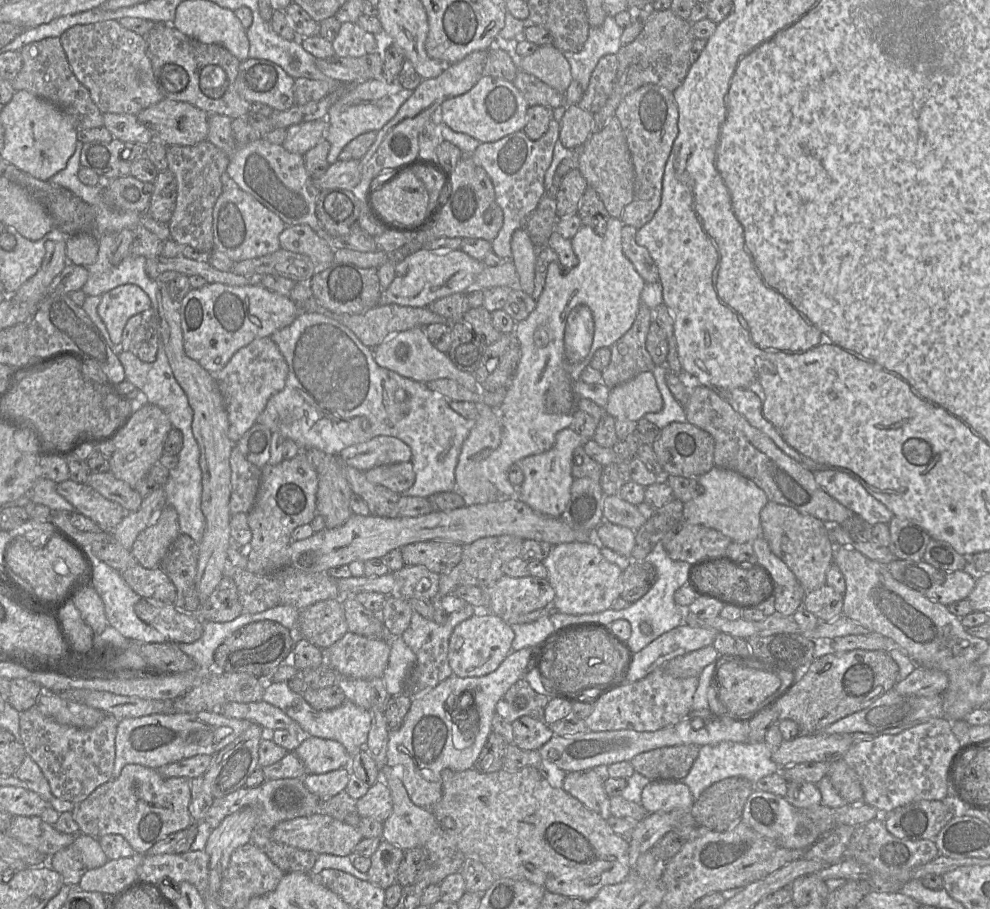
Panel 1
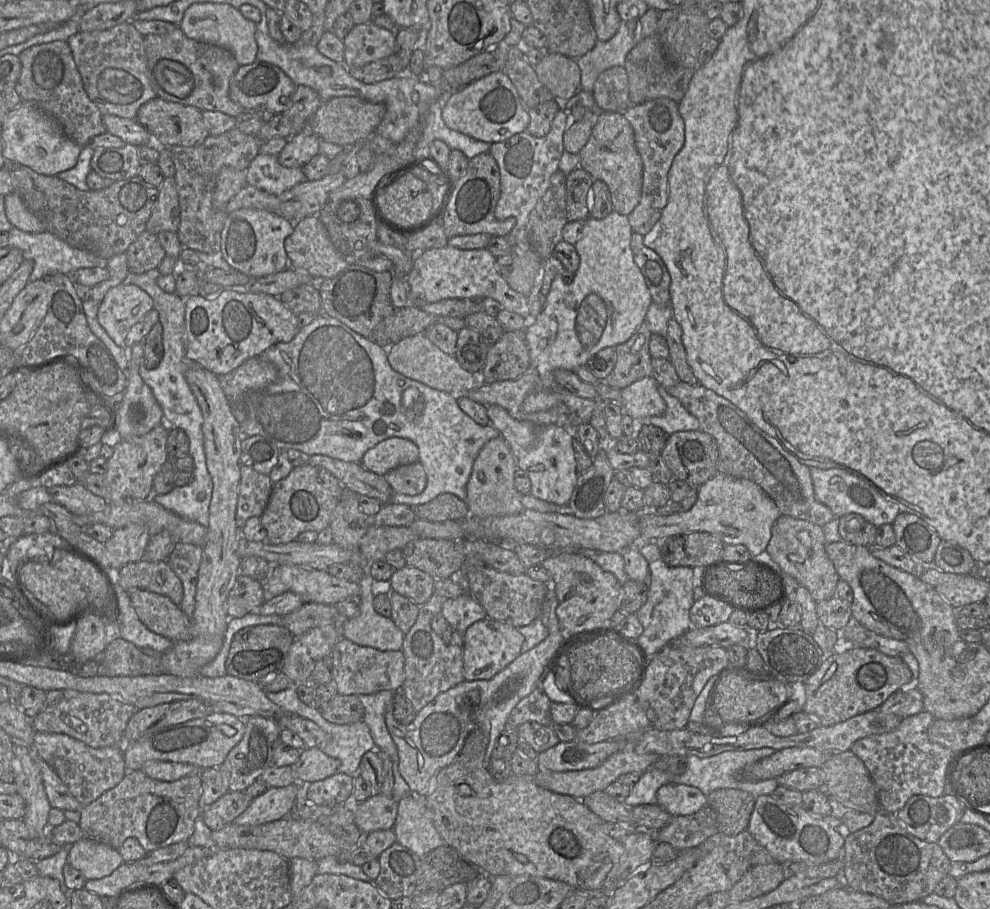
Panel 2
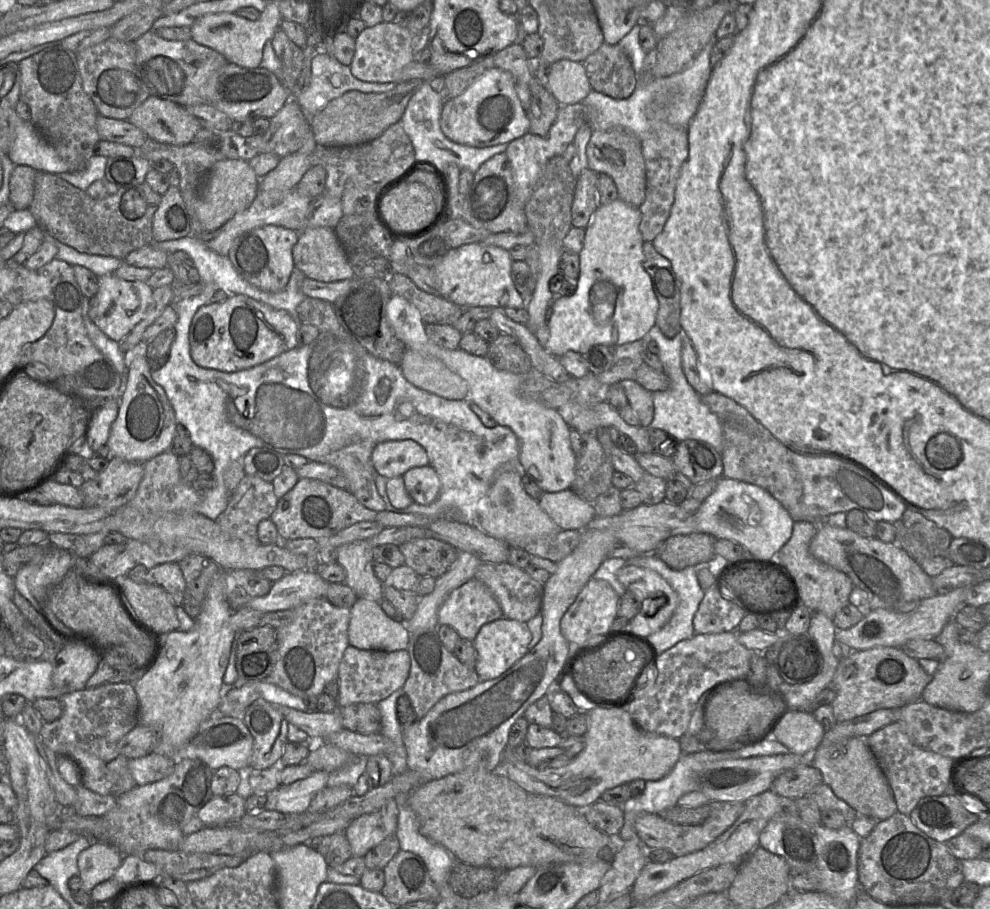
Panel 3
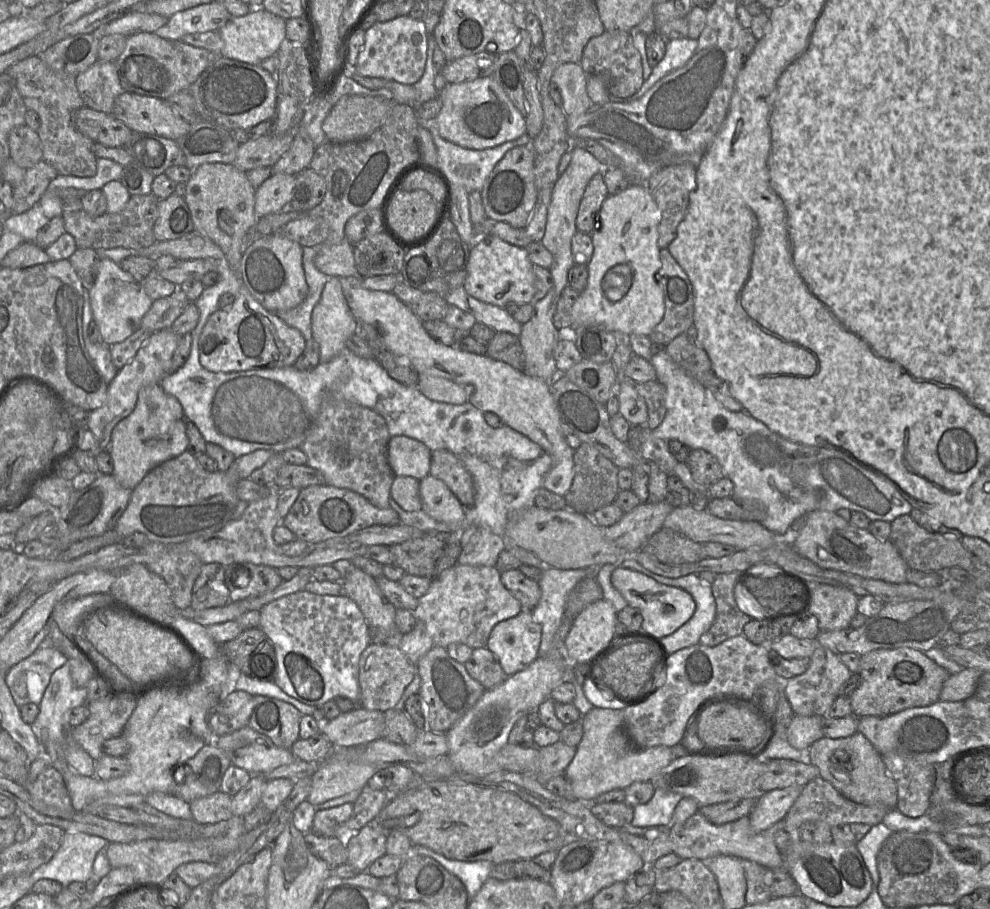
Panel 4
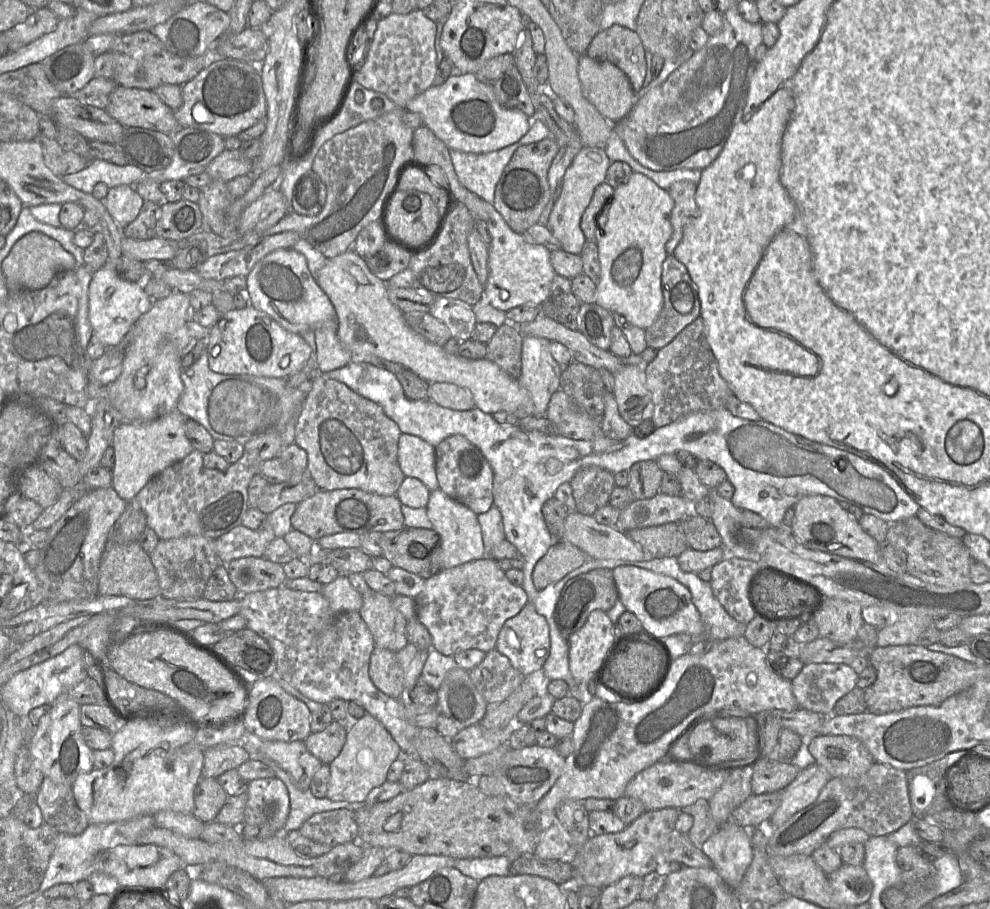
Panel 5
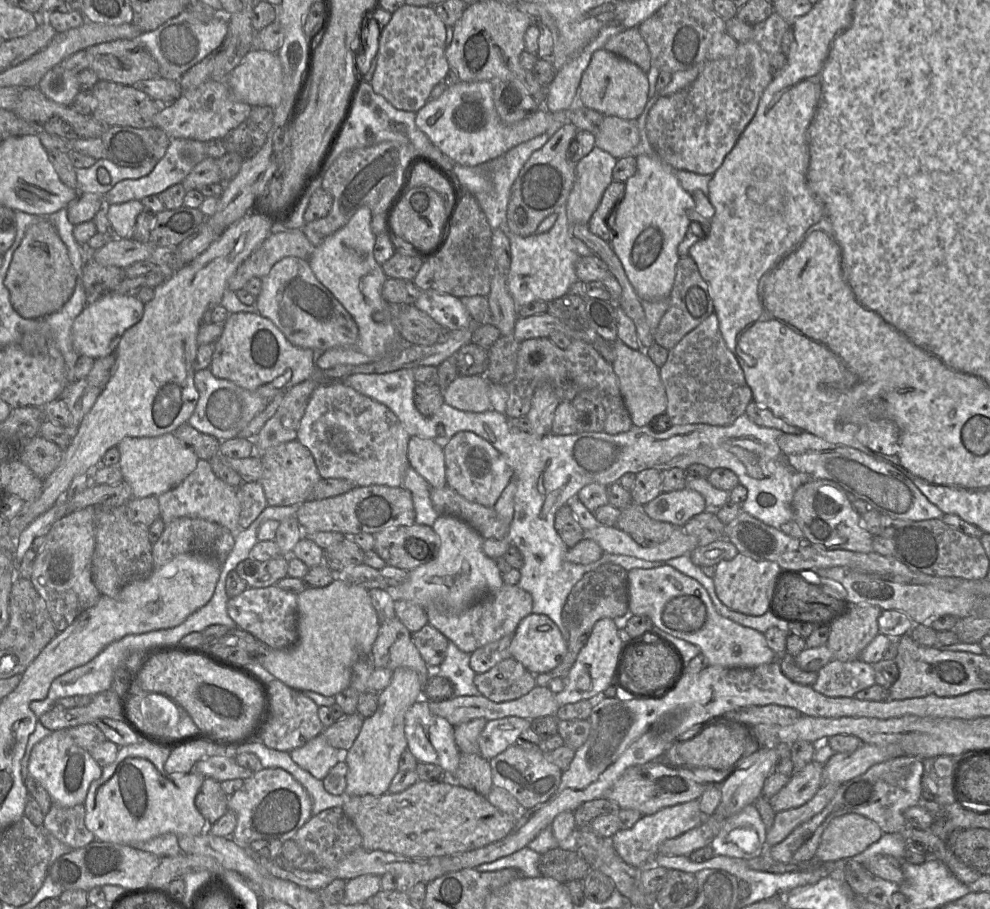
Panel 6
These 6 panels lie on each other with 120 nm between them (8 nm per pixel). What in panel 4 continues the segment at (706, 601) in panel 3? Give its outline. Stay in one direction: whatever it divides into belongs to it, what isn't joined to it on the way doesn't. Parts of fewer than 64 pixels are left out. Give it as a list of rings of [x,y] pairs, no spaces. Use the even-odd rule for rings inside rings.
[[[743,572],[716,574],[711,583],[716,602],[716,617],[710,629],[701,636],[700,643],[713,647],[727,639],[743,635],[744,626],[752,618],[744,613],[735,599],[735,587]]]

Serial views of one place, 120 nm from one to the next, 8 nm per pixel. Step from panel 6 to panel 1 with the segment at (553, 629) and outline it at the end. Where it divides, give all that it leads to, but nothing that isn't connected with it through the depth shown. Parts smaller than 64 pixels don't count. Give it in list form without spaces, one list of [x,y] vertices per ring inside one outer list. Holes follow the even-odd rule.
[[[478,610],[472,617],[459,623],[449,638],[448,662],[453,675],[461,678],[479,677],[495,671],[511,652],[514,636],[507,622],[487,610]]]

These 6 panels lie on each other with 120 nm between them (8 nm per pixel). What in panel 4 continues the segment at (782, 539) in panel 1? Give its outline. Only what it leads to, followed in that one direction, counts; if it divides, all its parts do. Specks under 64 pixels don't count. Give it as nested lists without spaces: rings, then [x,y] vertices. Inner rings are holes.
[[[807,582],[810,605],[807,611],[818,620],[820,632],[849,627],[857,611],[859,598],[849,589],[819,582]]]

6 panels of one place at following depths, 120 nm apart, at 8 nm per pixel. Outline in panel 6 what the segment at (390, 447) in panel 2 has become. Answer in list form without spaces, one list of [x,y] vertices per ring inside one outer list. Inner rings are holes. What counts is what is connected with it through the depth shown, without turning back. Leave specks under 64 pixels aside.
[[[412,436],[408,441],[409,465],[421,475],[431,488],[443,488],[446,484],[443,448],[430,439]]]

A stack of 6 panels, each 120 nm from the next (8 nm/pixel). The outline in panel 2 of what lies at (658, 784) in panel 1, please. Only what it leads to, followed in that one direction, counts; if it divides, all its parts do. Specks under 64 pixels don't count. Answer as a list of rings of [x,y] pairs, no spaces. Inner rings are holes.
[[[682,784],[661,786],[656,794],[657,803],[672,817],[688,816],[706,806],[705,795],[696,787]]]

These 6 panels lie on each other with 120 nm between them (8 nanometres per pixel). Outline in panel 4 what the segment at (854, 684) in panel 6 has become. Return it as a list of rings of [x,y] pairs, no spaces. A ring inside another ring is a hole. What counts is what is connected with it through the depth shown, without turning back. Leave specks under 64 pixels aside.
[[[818,643],[810,658],[808,669],[801,675],[784,681],[784,694],[794,715],[823,716],[839,697],[843,684],[852,676],[852,673],[831,650]]]

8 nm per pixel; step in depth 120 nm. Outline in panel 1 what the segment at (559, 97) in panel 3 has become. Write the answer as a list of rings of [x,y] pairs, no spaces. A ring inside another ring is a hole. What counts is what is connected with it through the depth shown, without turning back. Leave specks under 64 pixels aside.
[[[553,44],[538,46],[531,55],[516,58],[521,69],[542,82],[565,93],[573,80],[571,67],[563,52]]]

